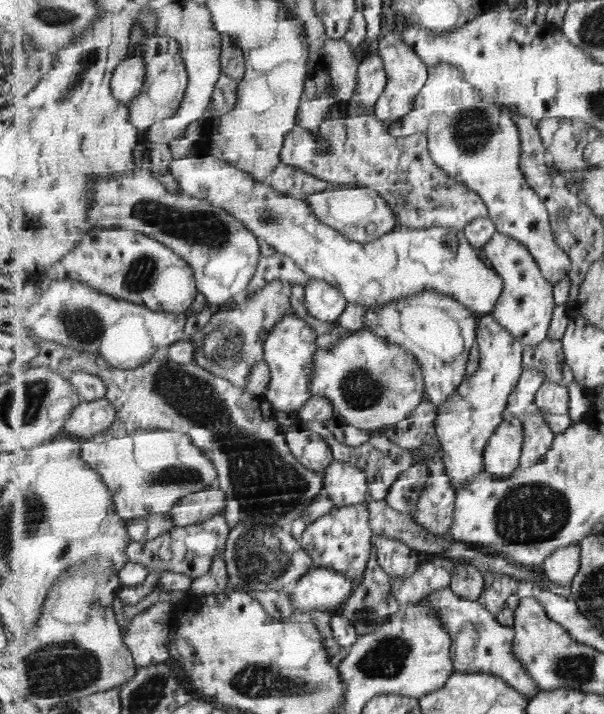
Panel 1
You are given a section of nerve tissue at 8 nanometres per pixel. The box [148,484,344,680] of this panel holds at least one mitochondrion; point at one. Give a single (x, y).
(261, 555)

